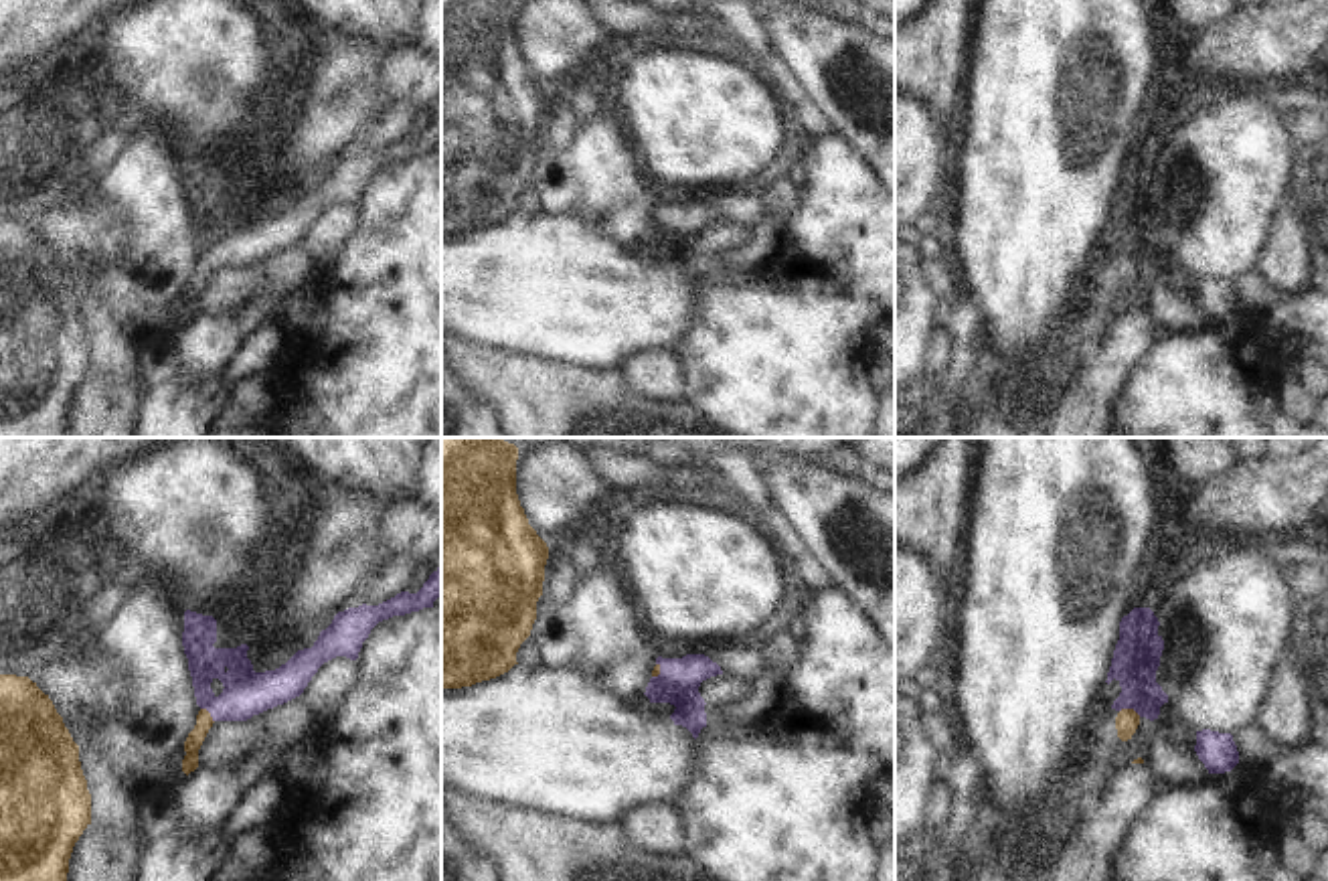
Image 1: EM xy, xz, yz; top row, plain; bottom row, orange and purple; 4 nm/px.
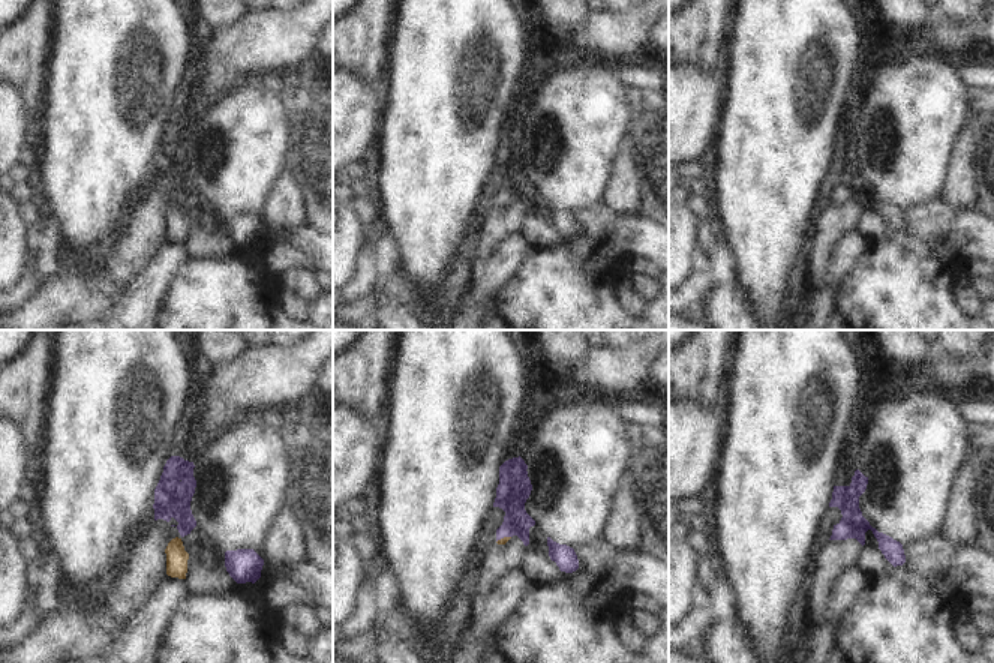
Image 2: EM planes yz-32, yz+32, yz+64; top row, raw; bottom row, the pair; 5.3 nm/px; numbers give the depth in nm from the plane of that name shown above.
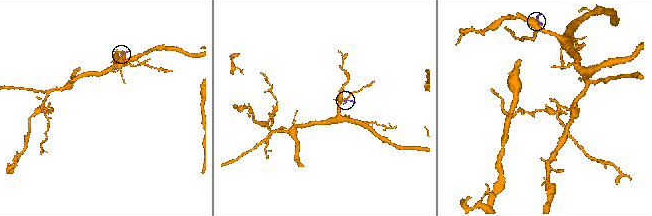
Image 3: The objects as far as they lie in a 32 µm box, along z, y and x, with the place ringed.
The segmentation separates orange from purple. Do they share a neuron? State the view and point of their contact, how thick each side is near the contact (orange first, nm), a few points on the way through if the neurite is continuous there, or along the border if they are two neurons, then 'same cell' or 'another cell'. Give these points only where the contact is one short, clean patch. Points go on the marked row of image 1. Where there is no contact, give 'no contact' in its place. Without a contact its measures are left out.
contact yz (1130, 709); calibres 90 and 190 nm; way yz (1126, 722), (1130, 709), (1136, 699), (1136, 657); same cell

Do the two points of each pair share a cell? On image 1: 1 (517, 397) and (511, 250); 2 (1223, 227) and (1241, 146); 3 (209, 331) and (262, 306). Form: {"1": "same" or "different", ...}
{"1": "different", "2": "same", "3": "same"}

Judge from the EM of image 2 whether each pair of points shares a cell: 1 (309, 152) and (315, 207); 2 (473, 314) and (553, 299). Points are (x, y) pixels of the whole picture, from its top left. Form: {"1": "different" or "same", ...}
{"1": "same", "2": "different"}

